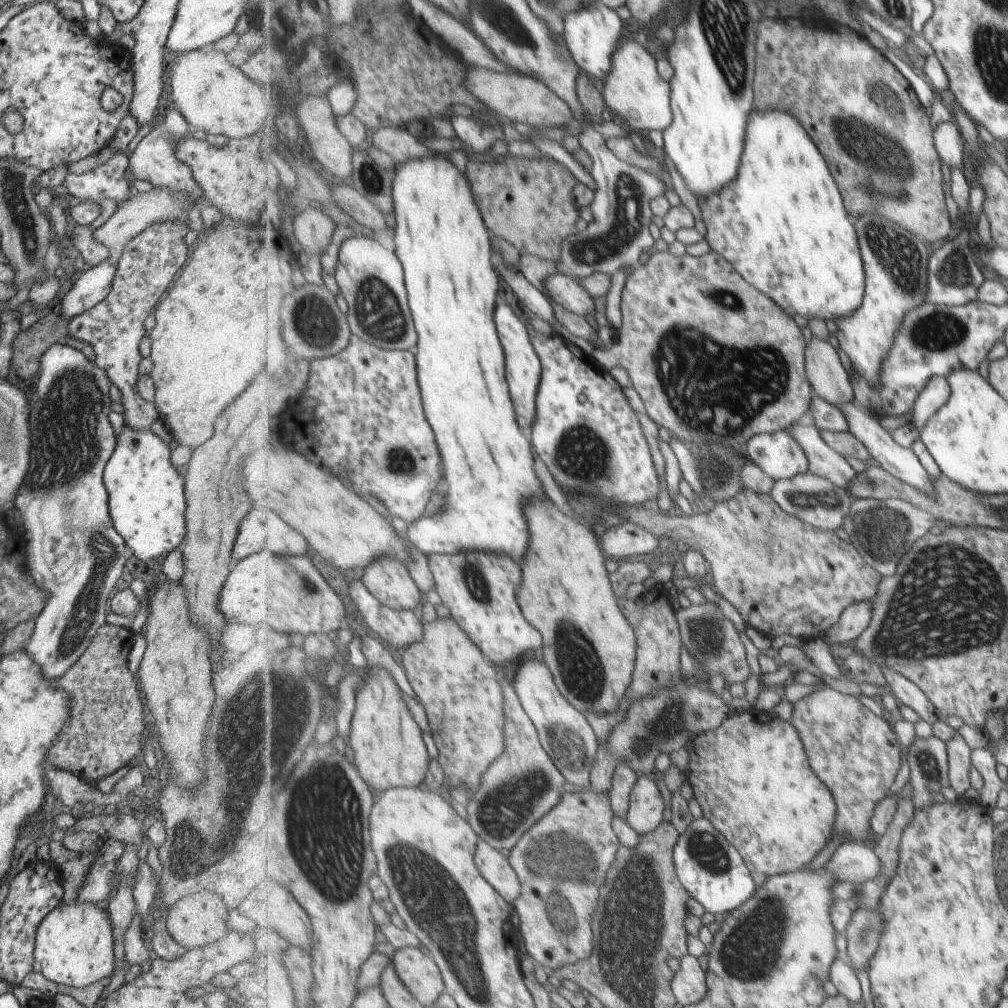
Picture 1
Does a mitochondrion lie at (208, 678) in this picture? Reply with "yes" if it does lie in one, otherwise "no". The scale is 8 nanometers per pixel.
no

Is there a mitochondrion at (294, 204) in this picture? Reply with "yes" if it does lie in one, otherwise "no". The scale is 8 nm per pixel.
no

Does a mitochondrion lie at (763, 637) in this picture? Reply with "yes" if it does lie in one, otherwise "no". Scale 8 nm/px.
no

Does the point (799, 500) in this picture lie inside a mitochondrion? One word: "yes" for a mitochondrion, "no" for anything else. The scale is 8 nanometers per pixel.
yes

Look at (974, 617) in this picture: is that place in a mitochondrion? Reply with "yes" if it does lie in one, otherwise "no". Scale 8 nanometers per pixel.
yes

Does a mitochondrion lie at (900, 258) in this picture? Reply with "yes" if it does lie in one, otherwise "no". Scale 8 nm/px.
yes

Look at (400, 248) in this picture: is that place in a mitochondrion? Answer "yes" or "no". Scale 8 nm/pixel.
no

